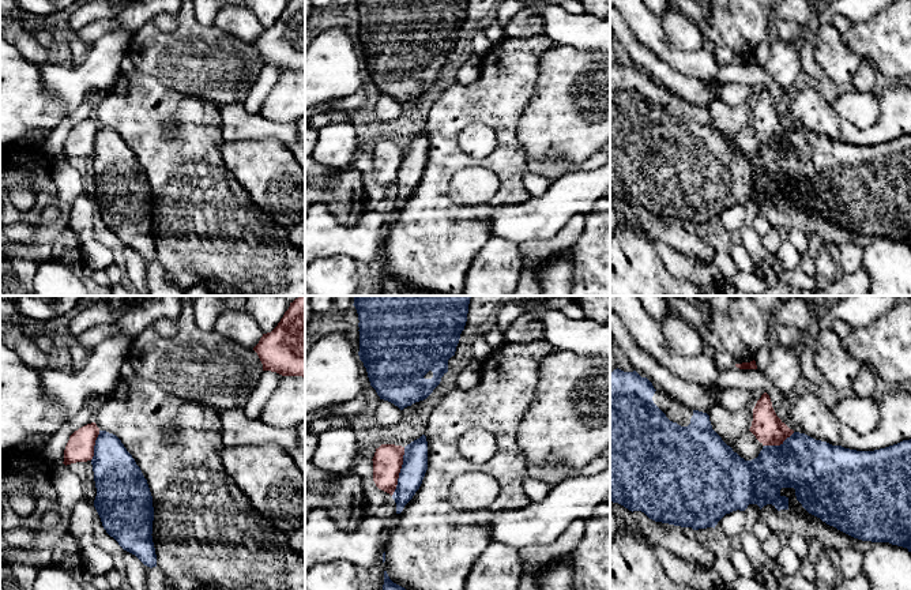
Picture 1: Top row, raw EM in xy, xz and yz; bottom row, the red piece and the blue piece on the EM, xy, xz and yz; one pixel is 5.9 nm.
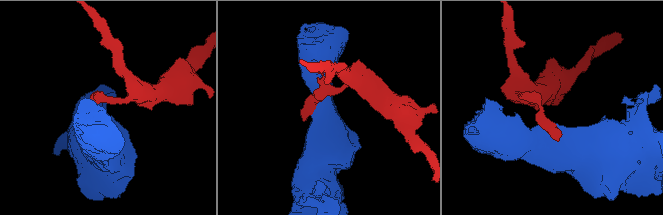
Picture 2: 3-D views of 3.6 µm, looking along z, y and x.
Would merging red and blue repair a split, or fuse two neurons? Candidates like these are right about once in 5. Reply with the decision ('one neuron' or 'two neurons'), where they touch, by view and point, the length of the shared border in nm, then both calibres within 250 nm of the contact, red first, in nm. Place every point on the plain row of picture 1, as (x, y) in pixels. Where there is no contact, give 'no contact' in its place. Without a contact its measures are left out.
two neurons; meets red in xz at (399, 166); contact 300 nm long; 180 nm thick on the red side, 150 nm on the other

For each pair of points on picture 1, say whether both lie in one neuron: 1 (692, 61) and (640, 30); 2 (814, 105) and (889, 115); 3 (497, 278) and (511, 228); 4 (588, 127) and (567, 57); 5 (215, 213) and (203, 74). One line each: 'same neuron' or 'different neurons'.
1: same neuron
2: same neuron
3: different neurons
4: same neuron
5: different neurons

